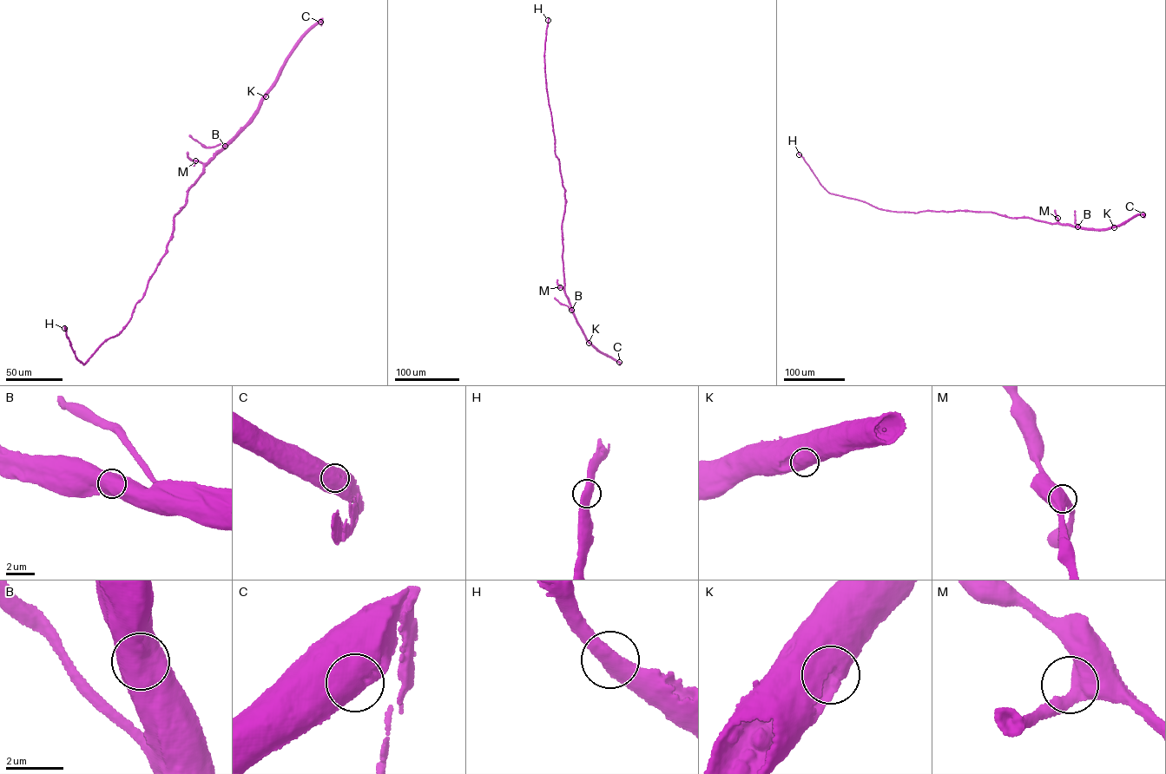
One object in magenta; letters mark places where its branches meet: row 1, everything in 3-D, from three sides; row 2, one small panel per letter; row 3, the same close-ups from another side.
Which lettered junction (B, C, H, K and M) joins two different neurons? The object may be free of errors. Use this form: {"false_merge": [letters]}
{"false_merge": []}

